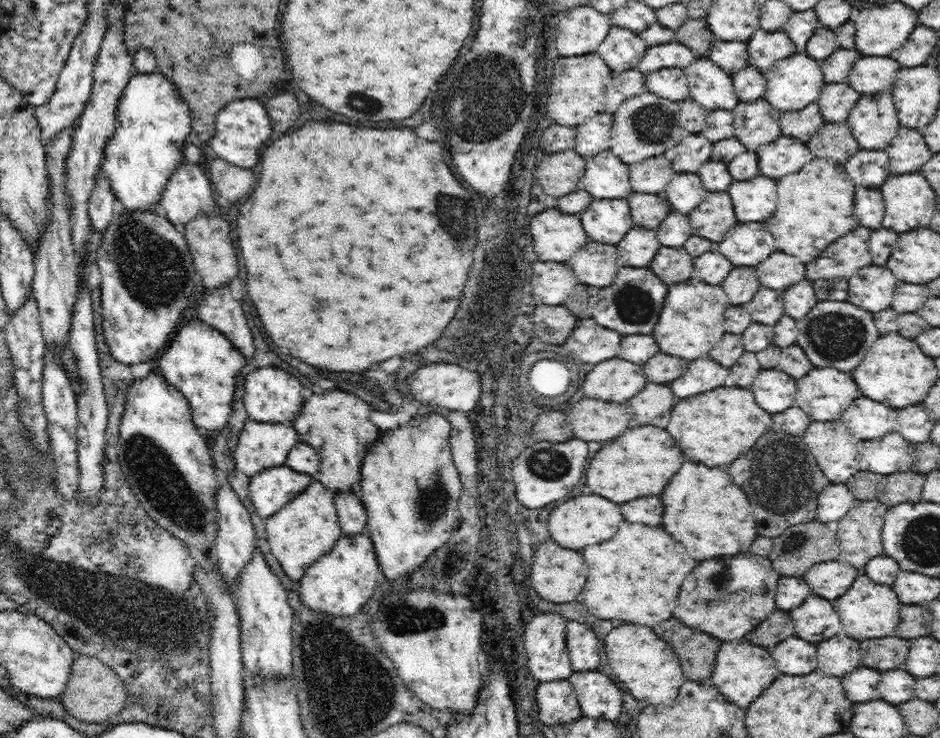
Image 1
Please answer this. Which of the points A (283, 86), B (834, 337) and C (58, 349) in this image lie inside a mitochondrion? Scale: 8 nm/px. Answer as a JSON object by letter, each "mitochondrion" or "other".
{"A":"other","B":"mitochondrion","C":"other"}

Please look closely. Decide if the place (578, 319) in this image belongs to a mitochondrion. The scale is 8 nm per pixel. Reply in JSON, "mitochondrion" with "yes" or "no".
{"mitochondrion":"no"}

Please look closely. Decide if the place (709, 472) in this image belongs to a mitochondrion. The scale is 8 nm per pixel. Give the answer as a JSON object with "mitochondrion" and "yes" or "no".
{"mitochondrion":"no"}

